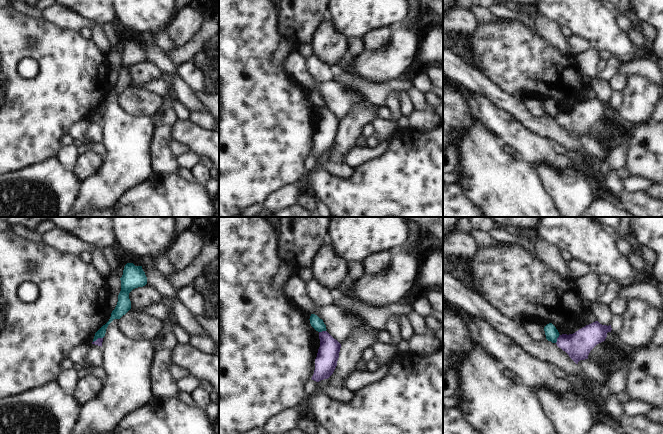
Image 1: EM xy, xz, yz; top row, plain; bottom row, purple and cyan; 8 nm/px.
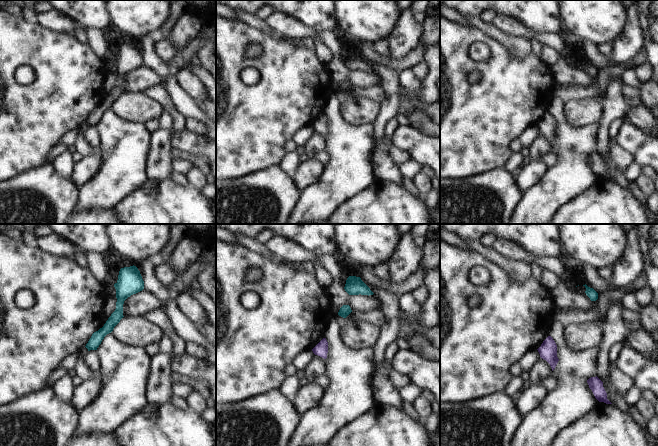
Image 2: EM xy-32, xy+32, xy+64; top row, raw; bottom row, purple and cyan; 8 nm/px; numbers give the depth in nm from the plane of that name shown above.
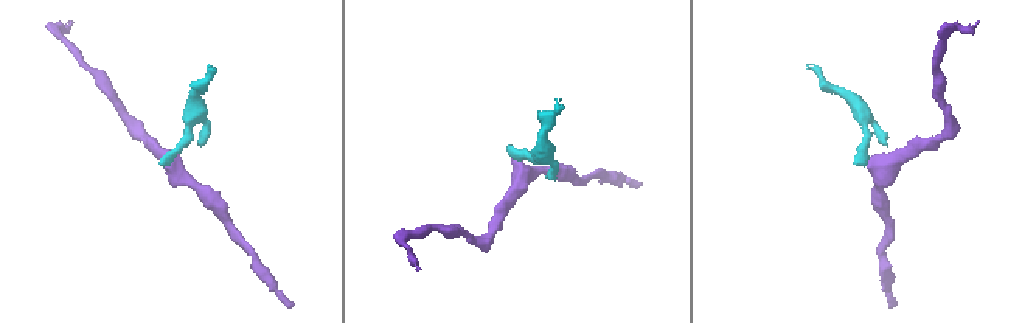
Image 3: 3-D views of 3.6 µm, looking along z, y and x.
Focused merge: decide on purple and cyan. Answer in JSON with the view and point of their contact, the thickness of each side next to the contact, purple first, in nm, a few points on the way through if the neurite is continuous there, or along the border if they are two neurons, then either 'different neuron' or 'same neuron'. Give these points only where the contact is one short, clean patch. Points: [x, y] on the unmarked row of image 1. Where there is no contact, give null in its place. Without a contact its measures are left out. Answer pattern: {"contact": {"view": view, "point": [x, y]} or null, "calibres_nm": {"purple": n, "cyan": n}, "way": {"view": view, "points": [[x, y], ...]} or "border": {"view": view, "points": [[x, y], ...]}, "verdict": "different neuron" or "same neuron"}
{"contact": {"view": "xy", "point": [98, 114]}, "calibres_nm": {"purple": 50, "cyan": 80}, "border": {"view": "xy", "points": [[103, 112], [93, 118]]}, "verdict": "different neuron"}

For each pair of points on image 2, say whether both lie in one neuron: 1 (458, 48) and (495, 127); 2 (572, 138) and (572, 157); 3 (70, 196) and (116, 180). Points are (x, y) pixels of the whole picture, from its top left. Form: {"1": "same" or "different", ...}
{"1": "same", "2": "same", "3": "different"}

